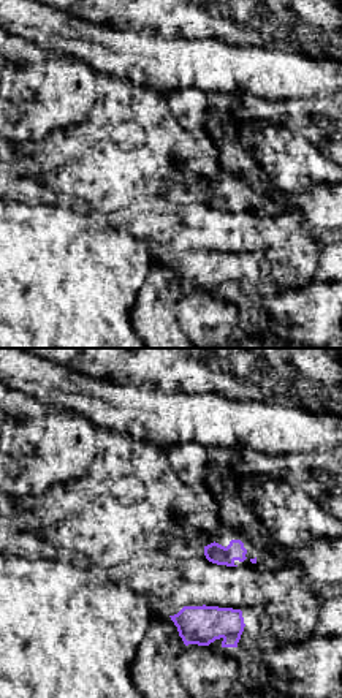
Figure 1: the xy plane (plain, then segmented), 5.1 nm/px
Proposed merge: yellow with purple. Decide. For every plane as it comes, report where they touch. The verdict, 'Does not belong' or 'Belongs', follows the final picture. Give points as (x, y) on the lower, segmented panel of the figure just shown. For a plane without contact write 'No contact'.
No contact

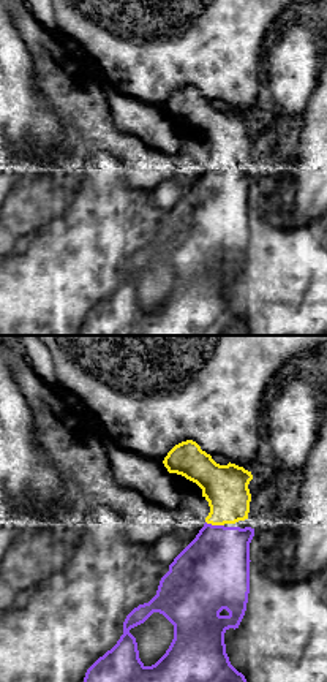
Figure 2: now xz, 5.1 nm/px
Touches yellow at (215, 524)

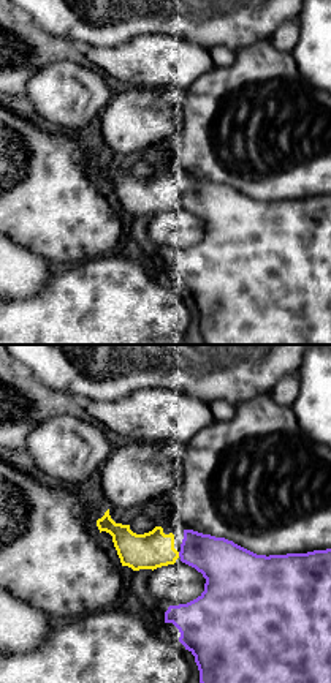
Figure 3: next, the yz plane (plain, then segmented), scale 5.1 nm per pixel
Touches yellow at (178, 554)

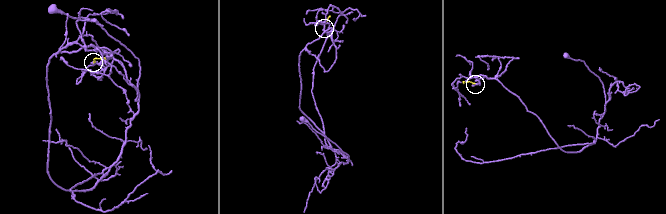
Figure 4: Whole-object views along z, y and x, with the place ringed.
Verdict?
Belongs

